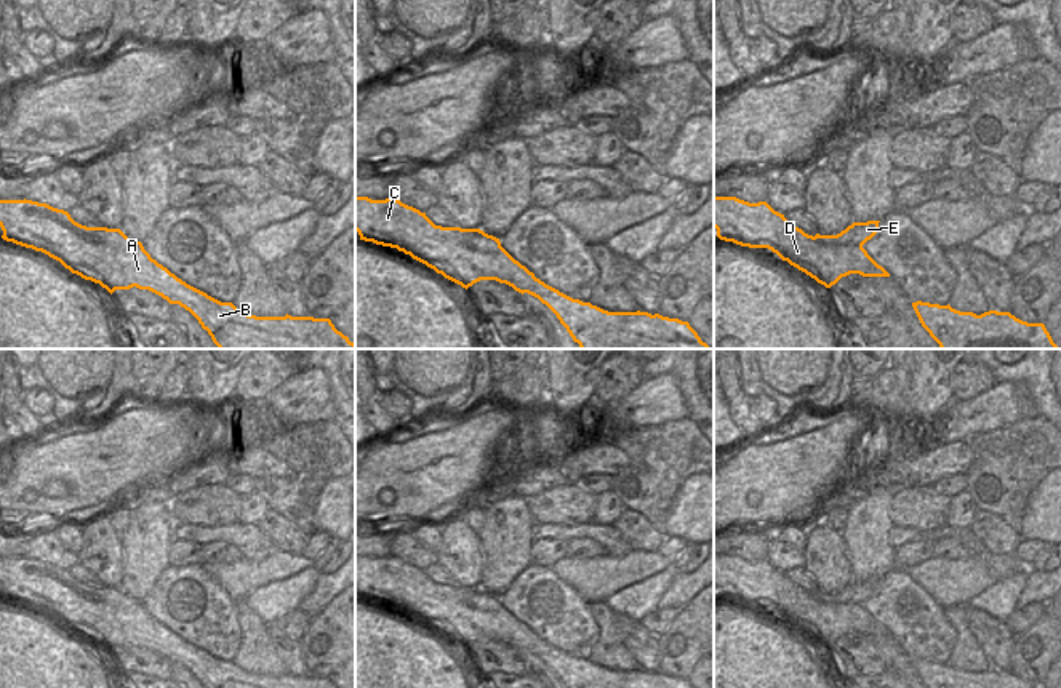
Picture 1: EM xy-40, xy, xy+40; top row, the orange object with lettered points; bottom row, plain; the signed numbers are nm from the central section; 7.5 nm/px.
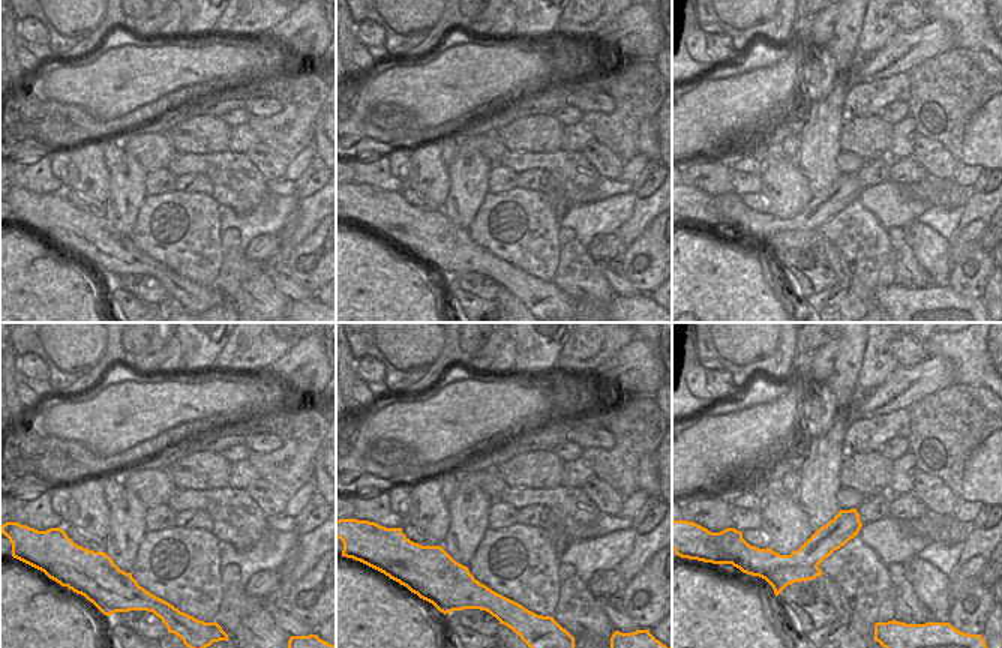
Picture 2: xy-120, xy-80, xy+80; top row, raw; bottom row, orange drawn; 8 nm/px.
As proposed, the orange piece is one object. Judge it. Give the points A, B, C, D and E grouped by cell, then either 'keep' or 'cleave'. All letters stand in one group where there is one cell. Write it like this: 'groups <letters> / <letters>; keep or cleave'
groups A B C D / E; cleave

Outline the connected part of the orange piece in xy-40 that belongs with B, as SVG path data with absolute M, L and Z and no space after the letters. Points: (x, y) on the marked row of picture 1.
M26 198L0 200L0 227L3 240L48 254L72 274L99 283L110 294L136 286L162 296L170 304L179 304L198 320L219 349L355 349L330 318L248 315L232 302L221 302L178 278L152 259L141 242L128 238L120 229L82 226L67 211L46 203Z

